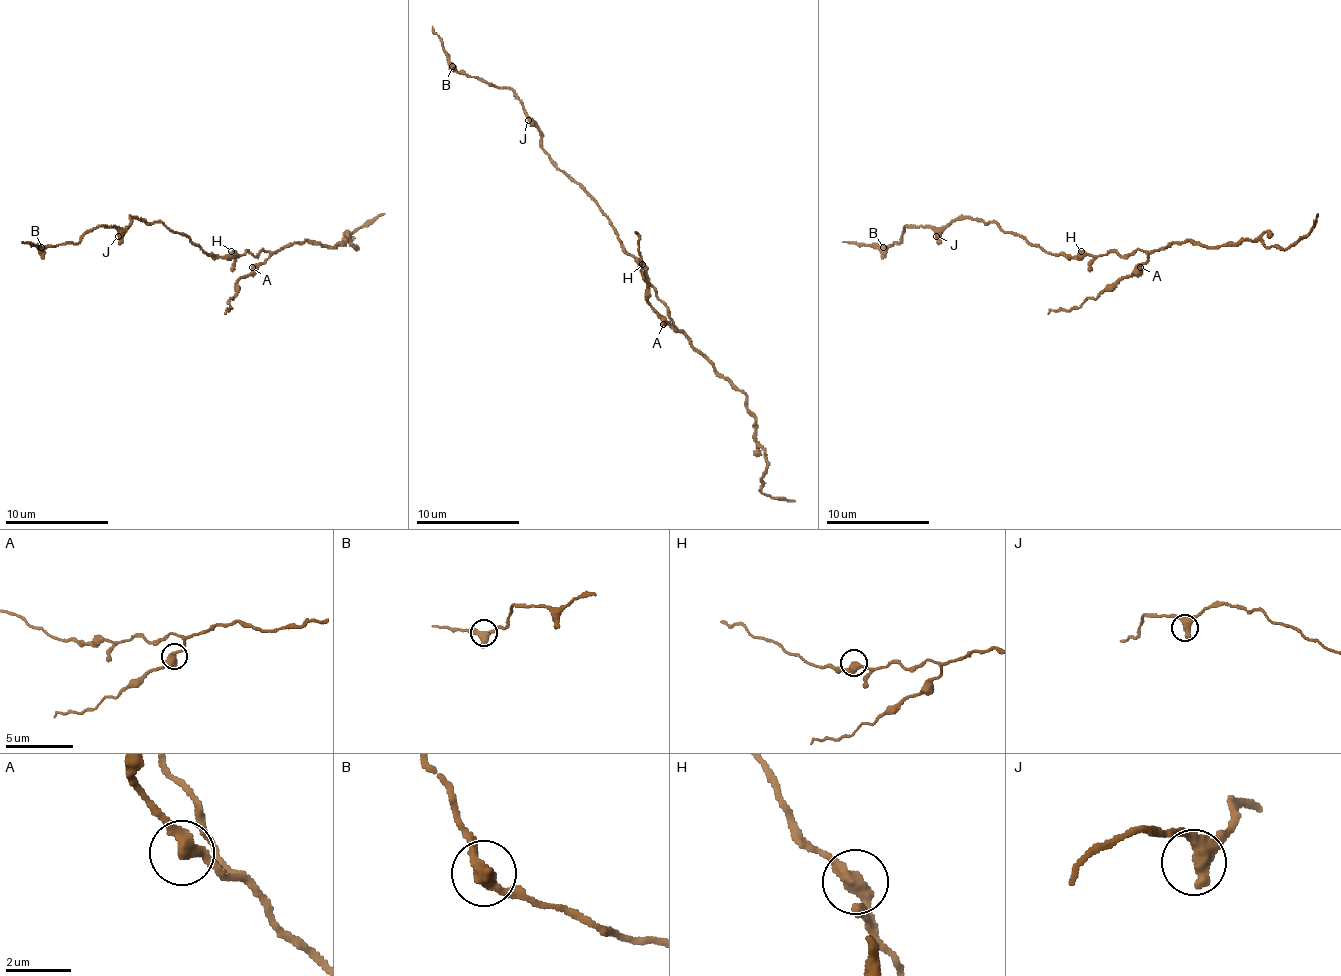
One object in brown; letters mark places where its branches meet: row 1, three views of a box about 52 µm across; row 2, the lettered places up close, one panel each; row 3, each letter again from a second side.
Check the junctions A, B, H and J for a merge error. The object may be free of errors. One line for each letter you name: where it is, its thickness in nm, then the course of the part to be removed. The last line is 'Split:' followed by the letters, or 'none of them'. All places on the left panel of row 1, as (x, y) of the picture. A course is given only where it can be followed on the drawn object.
B: place (41, 247); calibre 440 nm; course (40, 246), (22, 241)
Split: B

